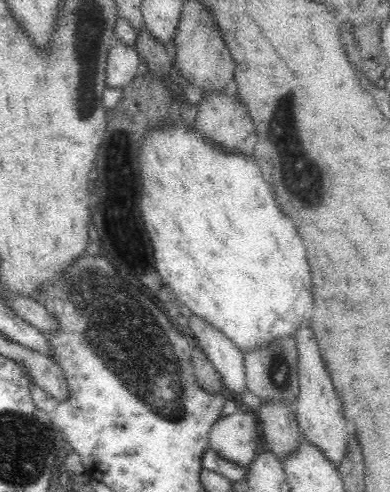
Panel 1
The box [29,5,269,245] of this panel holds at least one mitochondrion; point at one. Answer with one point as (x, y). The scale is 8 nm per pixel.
(85, 34)

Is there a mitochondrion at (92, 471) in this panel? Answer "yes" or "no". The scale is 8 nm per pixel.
no

